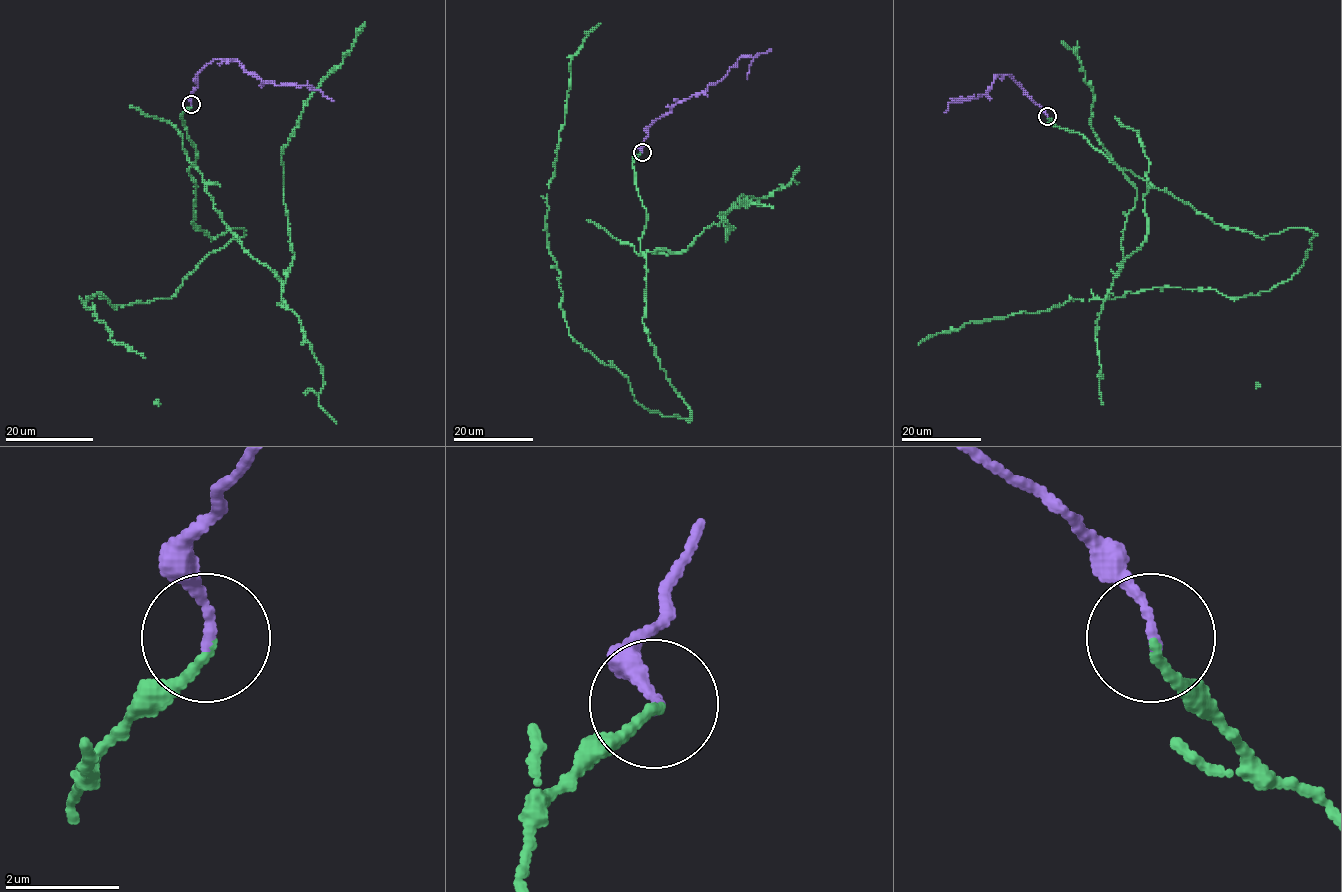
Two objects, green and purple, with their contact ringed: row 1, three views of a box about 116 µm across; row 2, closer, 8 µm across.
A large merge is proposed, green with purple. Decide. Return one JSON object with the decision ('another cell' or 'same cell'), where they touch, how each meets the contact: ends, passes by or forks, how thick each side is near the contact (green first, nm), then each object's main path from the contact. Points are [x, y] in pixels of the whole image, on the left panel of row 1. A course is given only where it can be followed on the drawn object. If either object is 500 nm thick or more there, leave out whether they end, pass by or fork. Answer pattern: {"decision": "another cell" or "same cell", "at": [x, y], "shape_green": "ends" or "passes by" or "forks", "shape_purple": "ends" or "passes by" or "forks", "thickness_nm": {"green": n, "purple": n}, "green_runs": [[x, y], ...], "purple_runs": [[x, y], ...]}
{"decision": "same cell", "at": [191, 104], "shape_green": "ends", "shape_purple": "ends", "thickness_nm": {"green": 140, "purple": 170}, "green_runs": [[192, 105], [190, 223], [244, 234], [171, 298], [86, 298], [146, 358]], "purple_runs": [[190, 105], [198, 73], [222, 58], [235, 60], [246, 73], [263, 81], [277, 86], [309, 85], [334, 101]]}

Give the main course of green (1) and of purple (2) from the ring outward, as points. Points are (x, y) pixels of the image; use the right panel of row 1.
1: (1047, 116), (1215, 223), (1262, 238), (1310, 229), (1303, 265), (1243, 297), (1128, 290), (969, 321), (918, 345)
2: (1047, 116), (1006, 74), (998, 74), (988, 90), (975, 99), (951, 98), (952, 102), (945, 113)

